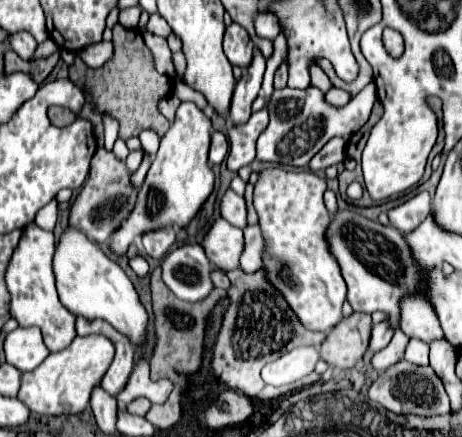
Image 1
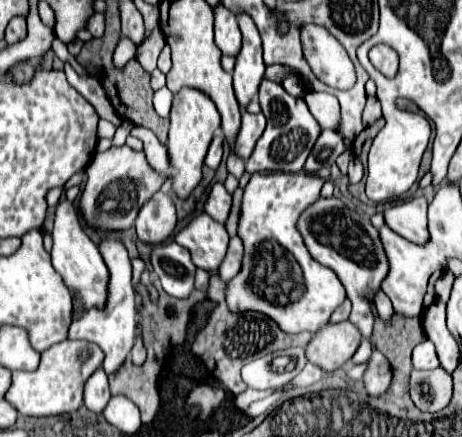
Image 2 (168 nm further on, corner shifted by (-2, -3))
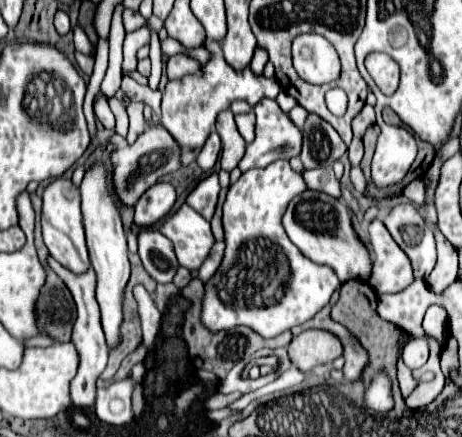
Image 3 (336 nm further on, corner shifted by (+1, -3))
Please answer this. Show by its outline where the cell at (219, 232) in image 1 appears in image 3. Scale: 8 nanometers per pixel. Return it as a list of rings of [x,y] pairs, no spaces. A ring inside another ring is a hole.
[[[181,205],[171,217],[167,217],[159,231],[173,243],[179,265],[189,271],[199,269],[199,263],[207,257],[211,243],[215,243],[209,221],[189,205]]]

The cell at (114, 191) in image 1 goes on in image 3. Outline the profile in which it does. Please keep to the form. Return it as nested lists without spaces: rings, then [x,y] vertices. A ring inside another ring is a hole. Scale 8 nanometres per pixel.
[[[153,125],[145,129],[133,145],[115,149],[115,153],[111,155],[111,163],[113,163],[113,183],[119,199],[125,205],[135,205],[137,199],[165,173],[171,173],[181,167],[181,153],[183,149],[177,145],[177,141],[163,125]]]

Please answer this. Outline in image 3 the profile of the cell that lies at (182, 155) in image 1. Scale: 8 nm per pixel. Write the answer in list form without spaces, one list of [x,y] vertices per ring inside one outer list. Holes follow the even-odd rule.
[[[207,37],[203,41],[203,47],[211,53],[211,59],[201,65],[197,73],[169,81],[165,85],[161,101],[161,123],[171,135],[175,135],[175,141],[183,149],[201,149],[215,125],[215,117],[219,115],[219,111],[229,109],[235,99],[243,99],[251,107],[255,107],[255,103],[259,103],[261,99],[275,99],[281,93],[277,79],[255,75],[251,67],[245,67],[241,71],[229,67],[229,63],[223,59],[219,43],[215,43],[213,39]]]

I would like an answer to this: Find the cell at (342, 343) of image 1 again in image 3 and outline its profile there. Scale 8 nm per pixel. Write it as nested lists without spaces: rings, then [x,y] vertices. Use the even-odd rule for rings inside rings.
[[[309,329],[291,339],[287,345],[289,361],[303,373],[311,371],[317,365],[331,363],[343,353],[343,347],[339,347],[339,339],[331,335],[329,331]]]

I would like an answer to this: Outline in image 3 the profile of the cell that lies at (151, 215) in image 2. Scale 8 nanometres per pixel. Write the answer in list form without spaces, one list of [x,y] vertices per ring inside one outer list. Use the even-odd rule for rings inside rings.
[[[171,183],[151,185],[135,205],[135,223],[139,227],[149,227],[163,219],[175,203],[175,189]]]

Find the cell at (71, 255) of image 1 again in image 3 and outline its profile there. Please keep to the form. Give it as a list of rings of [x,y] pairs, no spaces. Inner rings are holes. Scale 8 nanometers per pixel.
[[[57,177],[43,189],[43,211],[41,211],[41,225],[43,225],[43,239],[53,259],[57,259],[69,271],[87,271],[89,267],[89,253],[85,245],[83,233],[83,217],[81,217],[81,199],[79,187],[73,185],[71,179]]]

